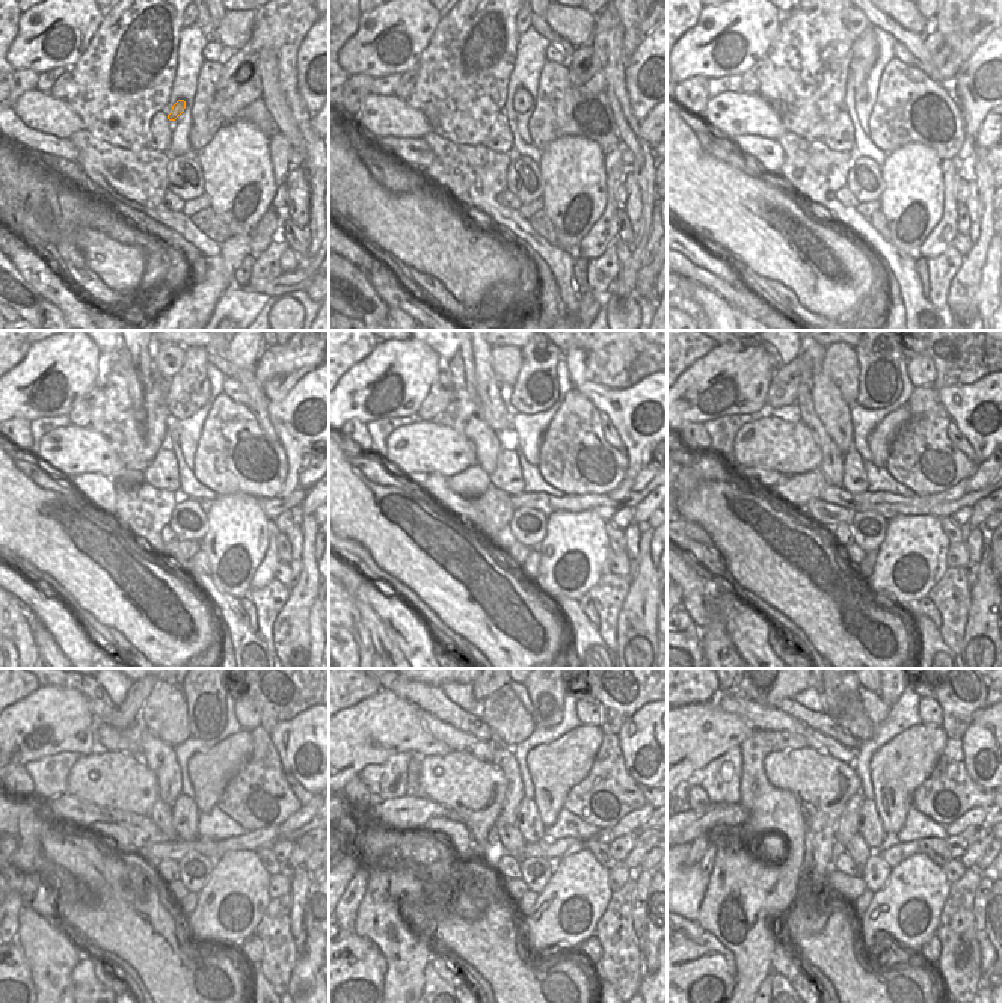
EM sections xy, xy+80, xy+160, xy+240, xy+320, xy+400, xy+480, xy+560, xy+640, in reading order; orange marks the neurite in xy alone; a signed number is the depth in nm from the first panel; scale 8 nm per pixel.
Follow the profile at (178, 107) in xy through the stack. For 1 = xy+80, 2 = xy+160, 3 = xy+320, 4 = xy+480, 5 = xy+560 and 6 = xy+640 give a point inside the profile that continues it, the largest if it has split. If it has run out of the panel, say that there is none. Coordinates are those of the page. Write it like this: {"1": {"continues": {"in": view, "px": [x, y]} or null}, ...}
{"1": {"continues": {"in": "xy+80", "px": [522, 100]}}, "2": {"continues": {"in": "xy+160", "px": [865, 50]}}, "3": {"continues": {"in": "xy+320", "px": [536, 389]}}, "4": {"continues": {"in": "xy+480", "px": [205, 699]}}, "5": {"continues": {"in": "xy+560", "px": [548, 699]}}, "6": {"continues": {"in": "xy+640", "px": [889, 699]}}}

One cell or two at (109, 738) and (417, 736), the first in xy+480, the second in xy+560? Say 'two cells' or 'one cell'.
two cells

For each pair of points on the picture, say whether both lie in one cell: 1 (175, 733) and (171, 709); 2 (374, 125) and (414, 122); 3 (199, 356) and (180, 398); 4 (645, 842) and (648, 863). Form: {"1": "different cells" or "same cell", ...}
{"1": "same cell", "2": "same cell", "3": "same cell", "4": "different cells"}

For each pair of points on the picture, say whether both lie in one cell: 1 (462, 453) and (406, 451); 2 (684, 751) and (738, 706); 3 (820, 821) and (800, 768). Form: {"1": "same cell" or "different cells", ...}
{"1": "same cell", "2": "different cells", "3": "same cell"}

